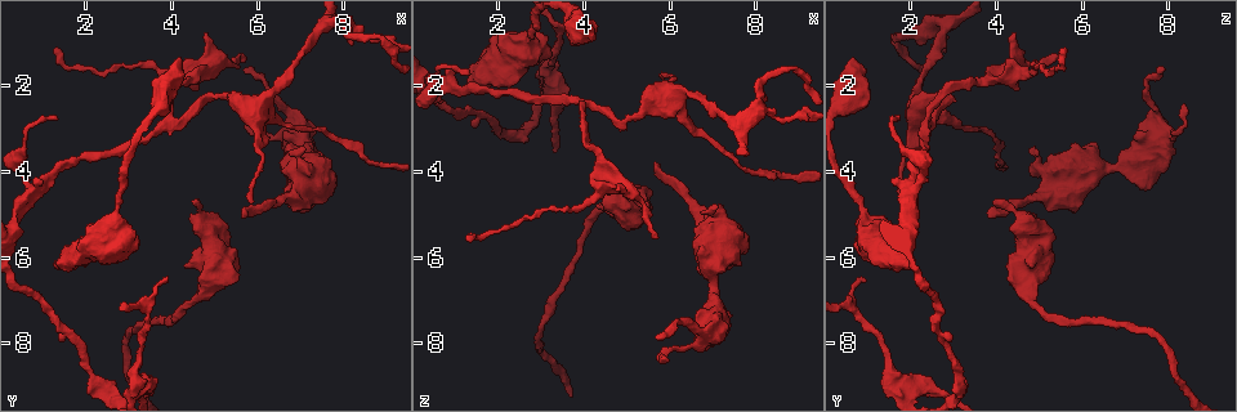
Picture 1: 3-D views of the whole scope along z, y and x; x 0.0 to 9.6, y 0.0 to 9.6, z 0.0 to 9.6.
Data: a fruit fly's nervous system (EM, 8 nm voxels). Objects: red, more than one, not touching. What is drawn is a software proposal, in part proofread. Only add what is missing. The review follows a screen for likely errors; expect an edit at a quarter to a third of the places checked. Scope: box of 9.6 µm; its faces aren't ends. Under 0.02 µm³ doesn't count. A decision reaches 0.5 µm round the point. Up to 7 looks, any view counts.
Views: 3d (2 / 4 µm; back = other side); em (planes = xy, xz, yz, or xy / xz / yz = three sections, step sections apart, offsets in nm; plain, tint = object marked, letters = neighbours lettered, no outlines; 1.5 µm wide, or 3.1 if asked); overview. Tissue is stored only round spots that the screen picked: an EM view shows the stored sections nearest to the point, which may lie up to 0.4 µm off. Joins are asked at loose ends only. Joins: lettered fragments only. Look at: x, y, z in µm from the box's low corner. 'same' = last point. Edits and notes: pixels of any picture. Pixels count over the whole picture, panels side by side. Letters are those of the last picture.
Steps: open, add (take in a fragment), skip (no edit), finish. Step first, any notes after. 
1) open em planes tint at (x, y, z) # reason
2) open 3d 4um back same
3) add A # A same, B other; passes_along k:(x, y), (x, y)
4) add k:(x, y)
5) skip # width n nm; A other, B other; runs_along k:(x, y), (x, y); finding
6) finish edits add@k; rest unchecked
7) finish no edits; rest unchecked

open em yz step 4 letters at (5.65, 1.65, 7.85) # free end

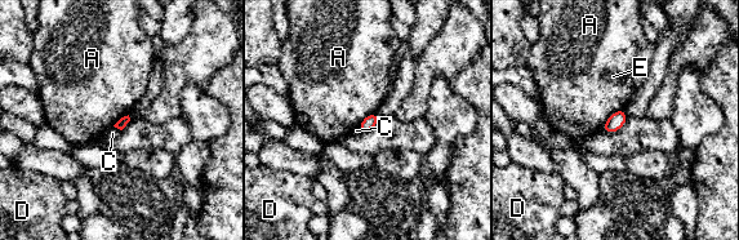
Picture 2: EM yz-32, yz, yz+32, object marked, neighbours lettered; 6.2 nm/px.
open em planes letters same

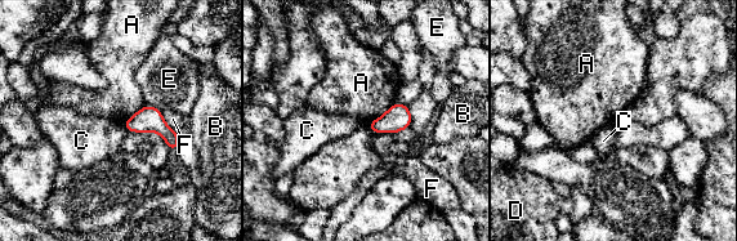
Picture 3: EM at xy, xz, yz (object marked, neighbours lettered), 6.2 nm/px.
skip # A other, B other, C other, D other, E other, F other; border 3:(121, 123), (128, 132); no lettered fragment goes on from it

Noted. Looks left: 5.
open 3d 4um at (5.60, 5.05, 3.85) # tapers out

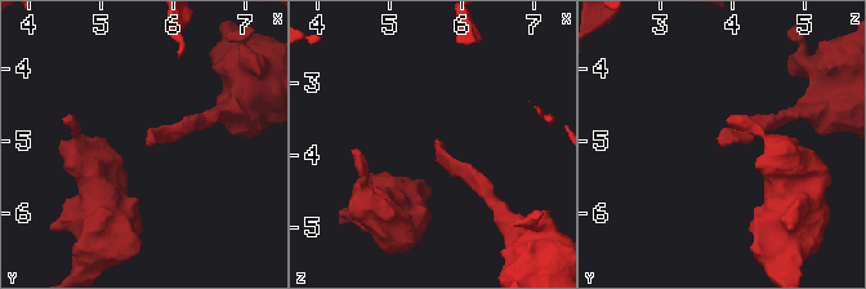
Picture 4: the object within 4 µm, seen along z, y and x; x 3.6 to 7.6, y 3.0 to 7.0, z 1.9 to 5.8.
open em planes letters at (5.70, 5.10, 3.85)

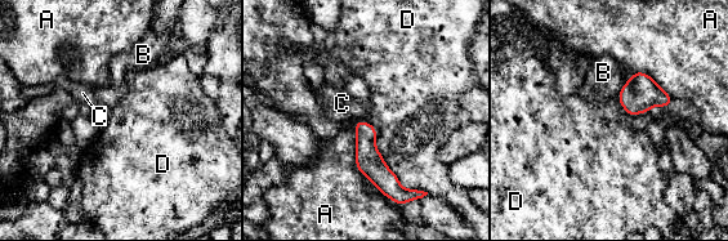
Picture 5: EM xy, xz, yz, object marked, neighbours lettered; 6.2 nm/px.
skip # width 130 nm; A other, B other, C other, D other; runs_along 5:(360, 124), (369, 161), (402, 197); none of them fits

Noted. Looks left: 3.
open 3d 4um at (3.90, 6.55, 0.95) # free end

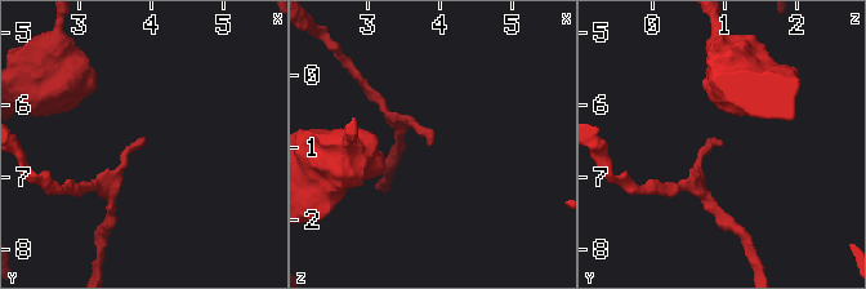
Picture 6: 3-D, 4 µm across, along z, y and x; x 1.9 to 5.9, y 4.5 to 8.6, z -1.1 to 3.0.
open em xz step 8 letters at (3.90, 6.50, 0.95) # now the EM

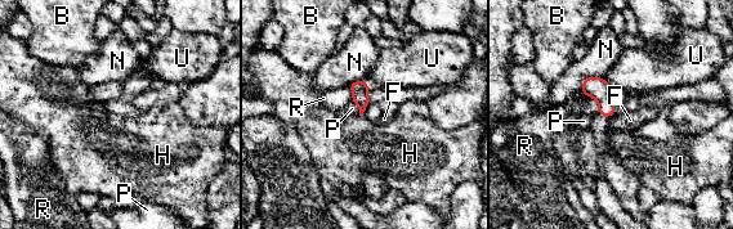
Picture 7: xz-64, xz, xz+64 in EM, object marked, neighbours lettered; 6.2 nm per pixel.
skip # longest_contact N 180 nm; B other, F other, H other, N other, P other, R other, U other; border 7:(352, 100), (360, 112); none of them fits

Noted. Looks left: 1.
finish no edits; rest unchecked

